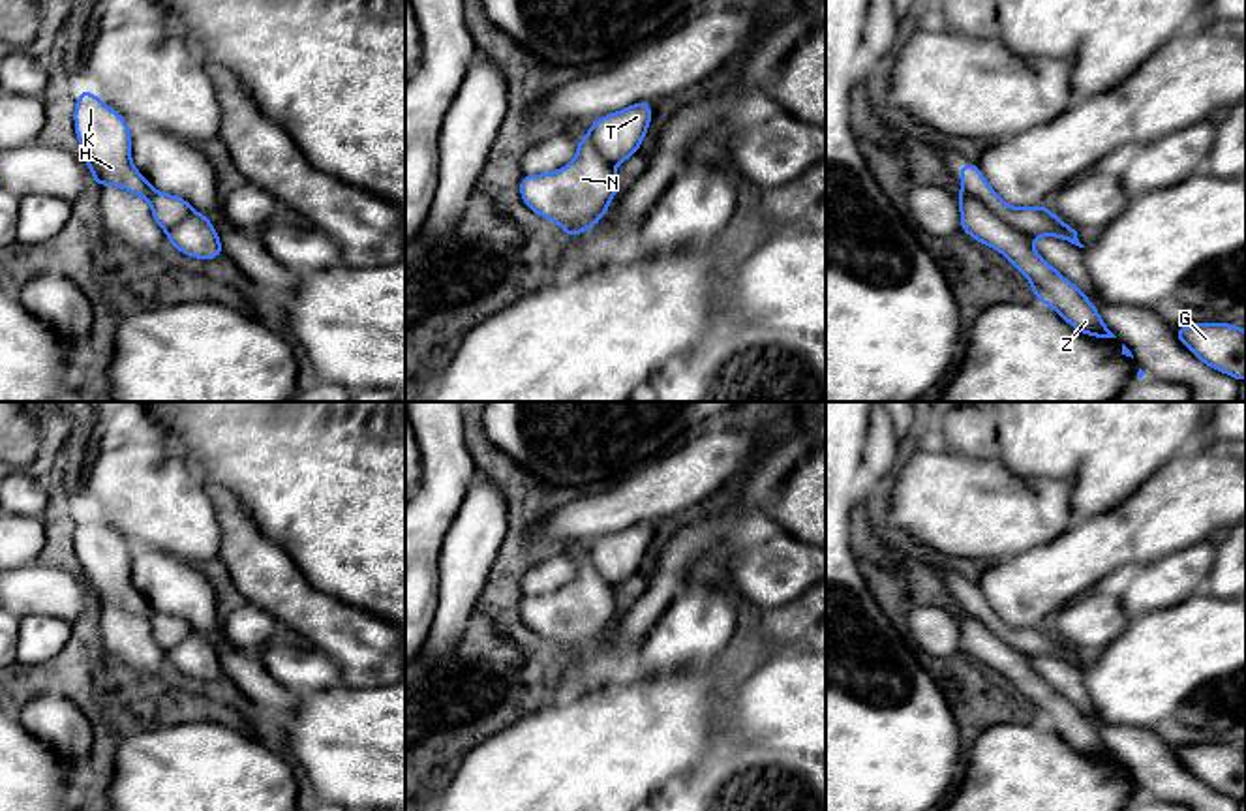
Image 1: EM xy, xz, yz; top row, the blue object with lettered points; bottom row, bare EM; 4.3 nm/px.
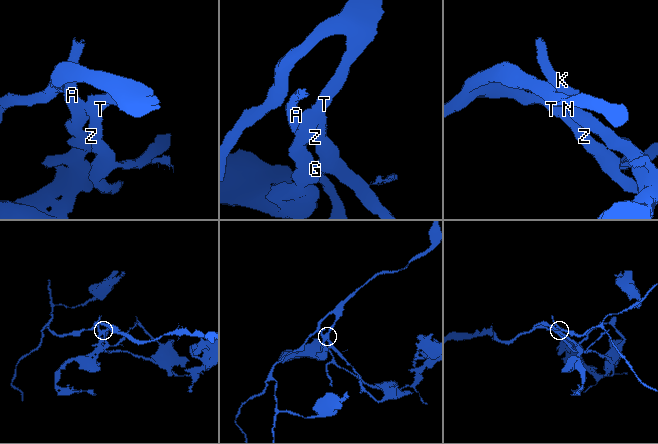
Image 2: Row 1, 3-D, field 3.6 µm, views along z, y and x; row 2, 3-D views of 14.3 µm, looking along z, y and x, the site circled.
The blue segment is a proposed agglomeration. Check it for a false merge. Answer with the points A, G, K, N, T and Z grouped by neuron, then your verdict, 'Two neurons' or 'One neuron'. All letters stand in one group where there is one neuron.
Groups: A G K N T Z. One neuron

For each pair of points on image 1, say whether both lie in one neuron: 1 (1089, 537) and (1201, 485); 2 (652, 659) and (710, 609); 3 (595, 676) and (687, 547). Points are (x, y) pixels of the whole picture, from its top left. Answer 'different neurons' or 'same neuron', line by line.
1: same neuron
2: same neuron
3: same neuron

